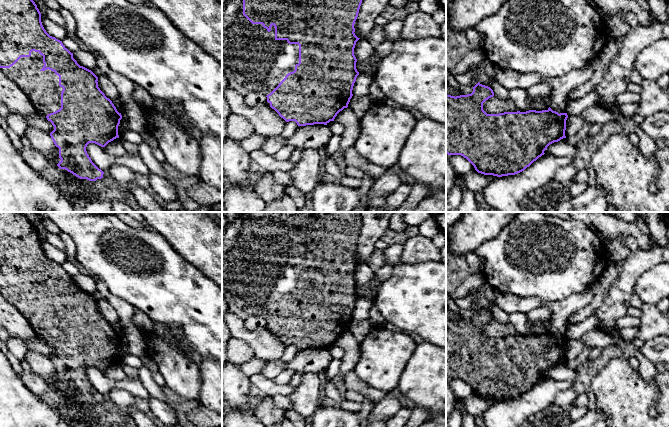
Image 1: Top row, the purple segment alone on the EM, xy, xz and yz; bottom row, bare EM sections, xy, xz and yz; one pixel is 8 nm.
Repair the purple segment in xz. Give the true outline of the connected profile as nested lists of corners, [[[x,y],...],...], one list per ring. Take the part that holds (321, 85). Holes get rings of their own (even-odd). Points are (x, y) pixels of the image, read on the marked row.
[[[227,0],[222,6],[222,72],[226,76],[229,82],[229,88],[236,91],[242,97],[245,97],[249,93],[262,93],[267,97],[267,104],[274,109],[281,118],[286,122],[295,121],[298,126],[324,124],[327,125],[330,121],[334,121],[337,114],[344,108],[348,107],[350,99],[352,98],[352,90],[359,72],[356,69],[357,59],[354,55],[354,48],[356,42],[360,39],[355,35],[354,24],[358,17],[359,9],[362,0]]]

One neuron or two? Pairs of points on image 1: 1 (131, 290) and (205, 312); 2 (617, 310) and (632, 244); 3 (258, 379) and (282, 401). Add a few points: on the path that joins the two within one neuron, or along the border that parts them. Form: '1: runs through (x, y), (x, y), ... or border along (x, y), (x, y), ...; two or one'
1: runs through (149, 290), (169, 290), (187, 303); one
2: border along (638, 248), (631, 252); two
3: border along (287, 395), (271, 396); two

